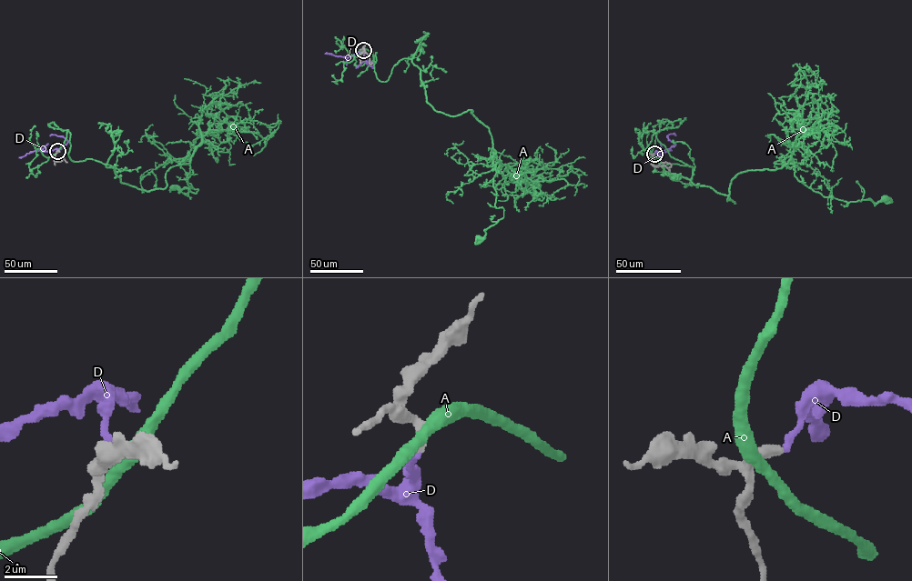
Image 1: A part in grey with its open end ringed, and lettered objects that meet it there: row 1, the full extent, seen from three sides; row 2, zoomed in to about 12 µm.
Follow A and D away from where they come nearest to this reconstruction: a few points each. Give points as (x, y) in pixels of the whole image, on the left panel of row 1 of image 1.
A: (57, 151), (68, 131), (73, 161), (101, 162), (150, 191), (192, 155), (187, 184), (197, 190), (173, 187)
D: (57, 151), (67, 141), (55, 135), (49, 135)

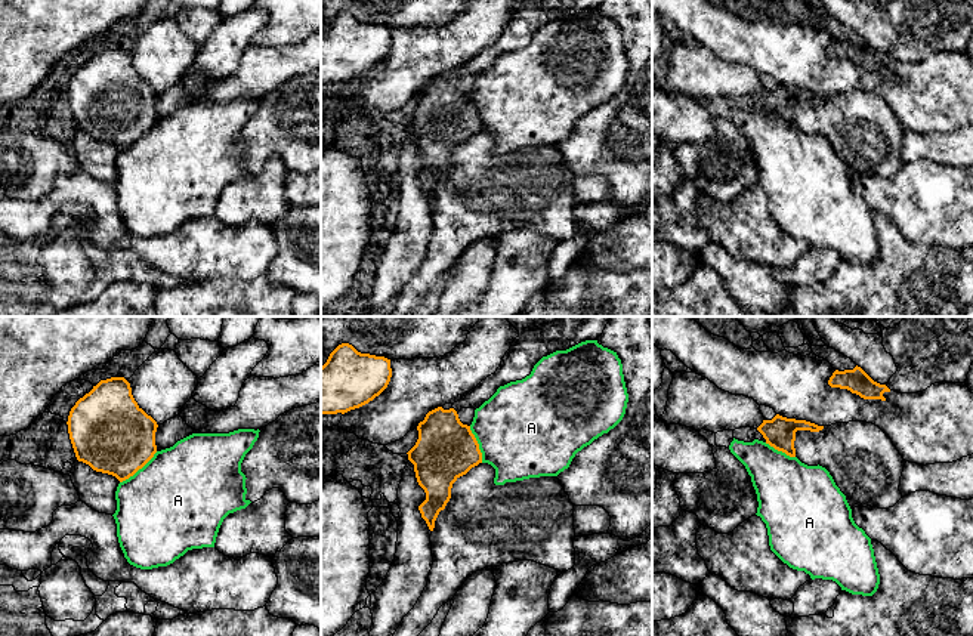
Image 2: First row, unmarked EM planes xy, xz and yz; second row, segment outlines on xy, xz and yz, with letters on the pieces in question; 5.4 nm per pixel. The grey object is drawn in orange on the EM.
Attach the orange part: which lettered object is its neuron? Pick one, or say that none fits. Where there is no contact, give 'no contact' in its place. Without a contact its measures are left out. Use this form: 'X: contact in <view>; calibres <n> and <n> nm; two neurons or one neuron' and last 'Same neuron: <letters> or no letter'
A: contact in xy; calibres 420 and 500 nm; two neurons
D: no contact; one neuron
Same neuron: D

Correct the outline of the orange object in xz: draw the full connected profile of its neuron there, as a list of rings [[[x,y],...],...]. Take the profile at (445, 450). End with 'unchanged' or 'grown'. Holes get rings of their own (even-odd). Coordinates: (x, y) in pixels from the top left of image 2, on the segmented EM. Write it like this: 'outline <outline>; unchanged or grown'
outline [[[454,408],[429,411],[417,430],[418,439],[407,454],[426,493],[418,510],[433,531],[439,512],[451,498],[452,484],[482,463],[482,453],[470,426],[460,422]]]; unchanged

